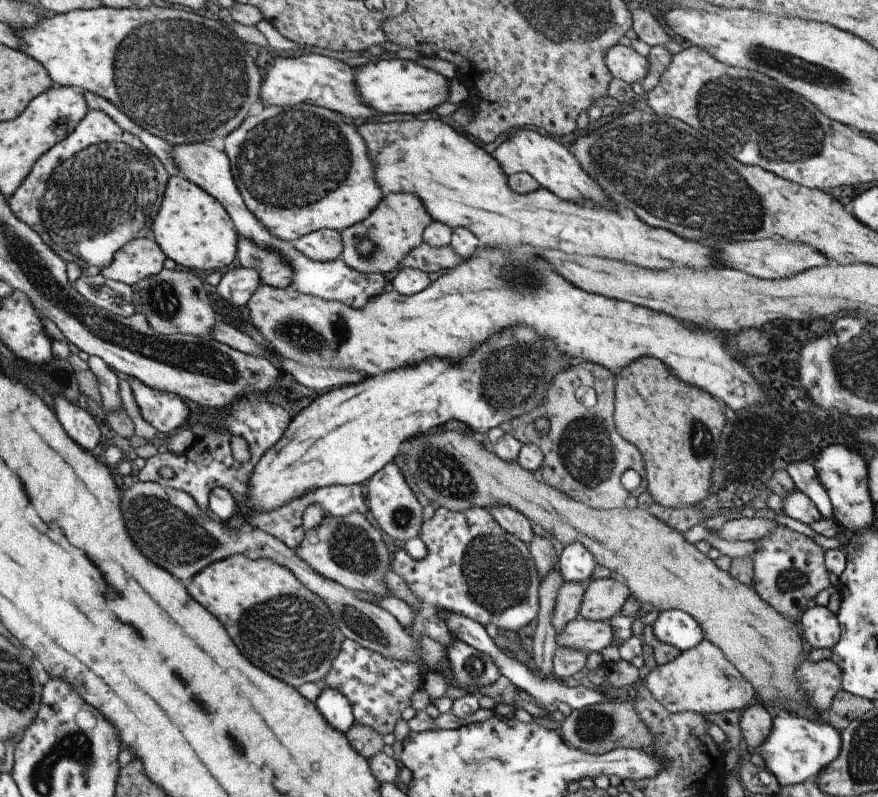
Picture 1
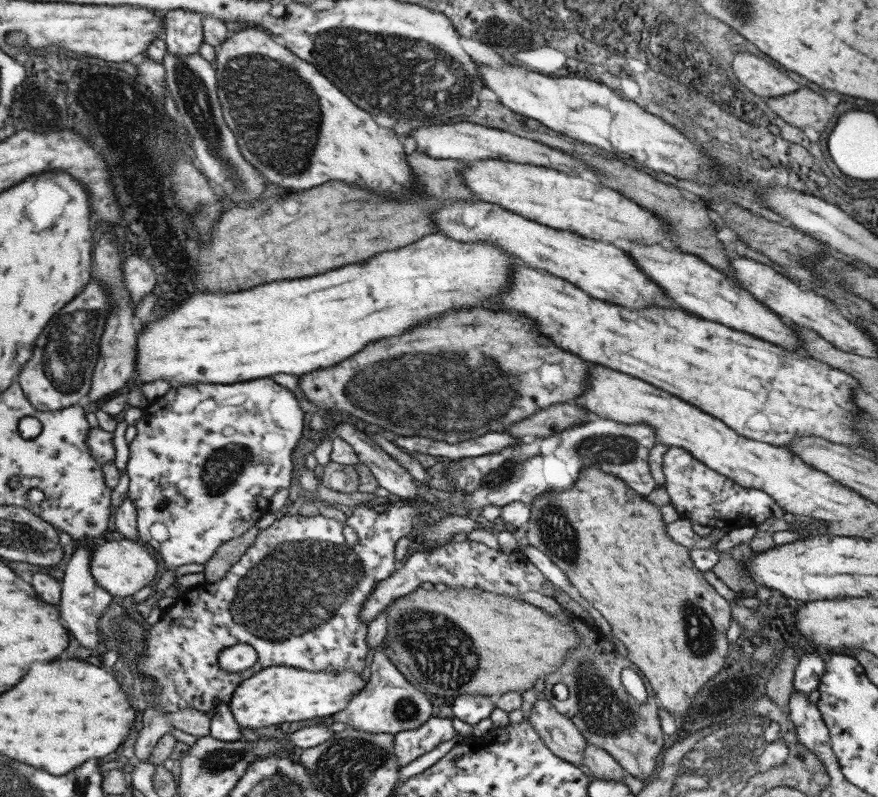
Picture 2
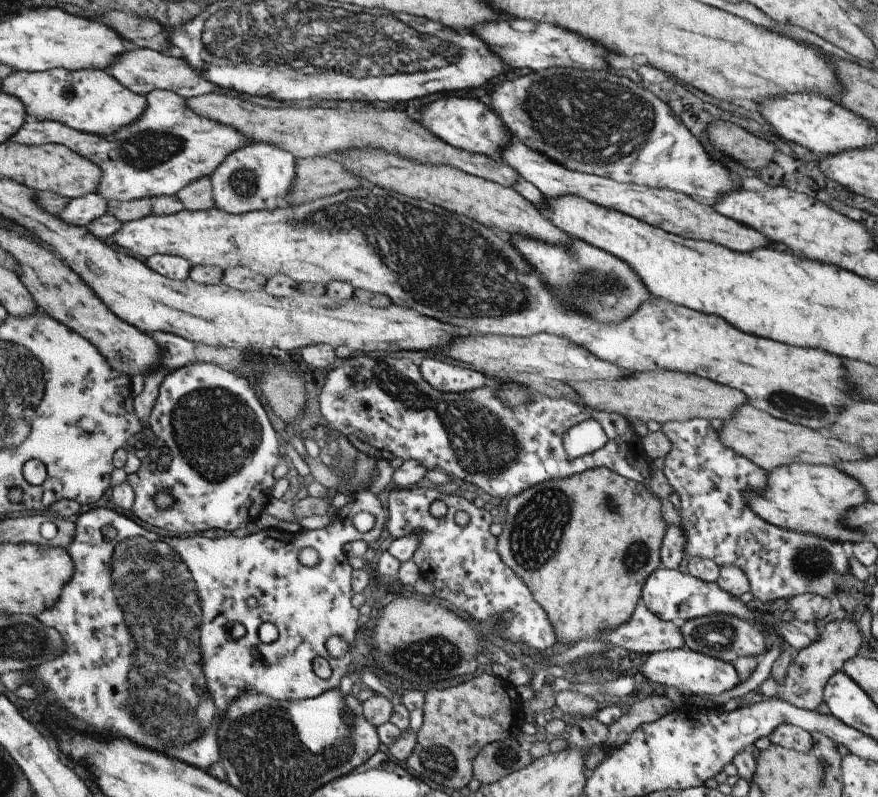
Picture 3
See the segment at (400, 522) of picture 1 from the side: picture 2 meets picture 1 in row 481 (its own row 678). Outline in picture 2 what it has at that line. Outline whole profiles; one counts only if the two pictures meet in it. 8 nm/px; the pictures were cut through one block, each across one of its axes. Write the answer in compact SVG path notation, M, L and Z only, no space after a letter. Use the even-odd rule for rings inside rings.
M374 646L376 653L374 654L374 662L372 662L372 673L366 686L352 696L352 700L348 702L348 706L342 712L331 716L334 722L342 722L346 724L350 730L362 730L362 732L370 732L370 734L380 734L380 732L388 732L388 734L397 735L398 732L414 730L422 726L430 717L432 717L432 703L428 695L416 689L406 677L397 670L390 660L385 656L386 646Z

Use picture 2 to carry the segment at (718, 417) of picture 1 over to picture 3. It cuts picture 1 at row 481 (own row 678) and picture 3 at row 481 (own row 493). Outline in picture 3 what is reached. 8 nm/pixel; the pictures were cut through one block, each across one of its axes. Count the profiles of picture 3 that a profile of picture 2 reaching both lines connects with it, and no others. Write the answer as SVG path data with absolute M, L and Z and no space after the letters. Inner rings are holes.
M600 466L568 478L562 478L562 480L546 480L546 482L534 484L534 486L522 490L520 494L510 498L506 506L507 516L504 520L503 531L498 537L498 554L500 554L502 562L505 562L523 580L534 600L547 612L559 641L575 644L581 639L599 639L602 632L615 628L630 618L642 596L644 582L650 574L660 568L661 544L666 530L668 530L668 524L662 518L661 507L659 498L652 492L651 488L646 488L634 480L624 478L612 470Z

